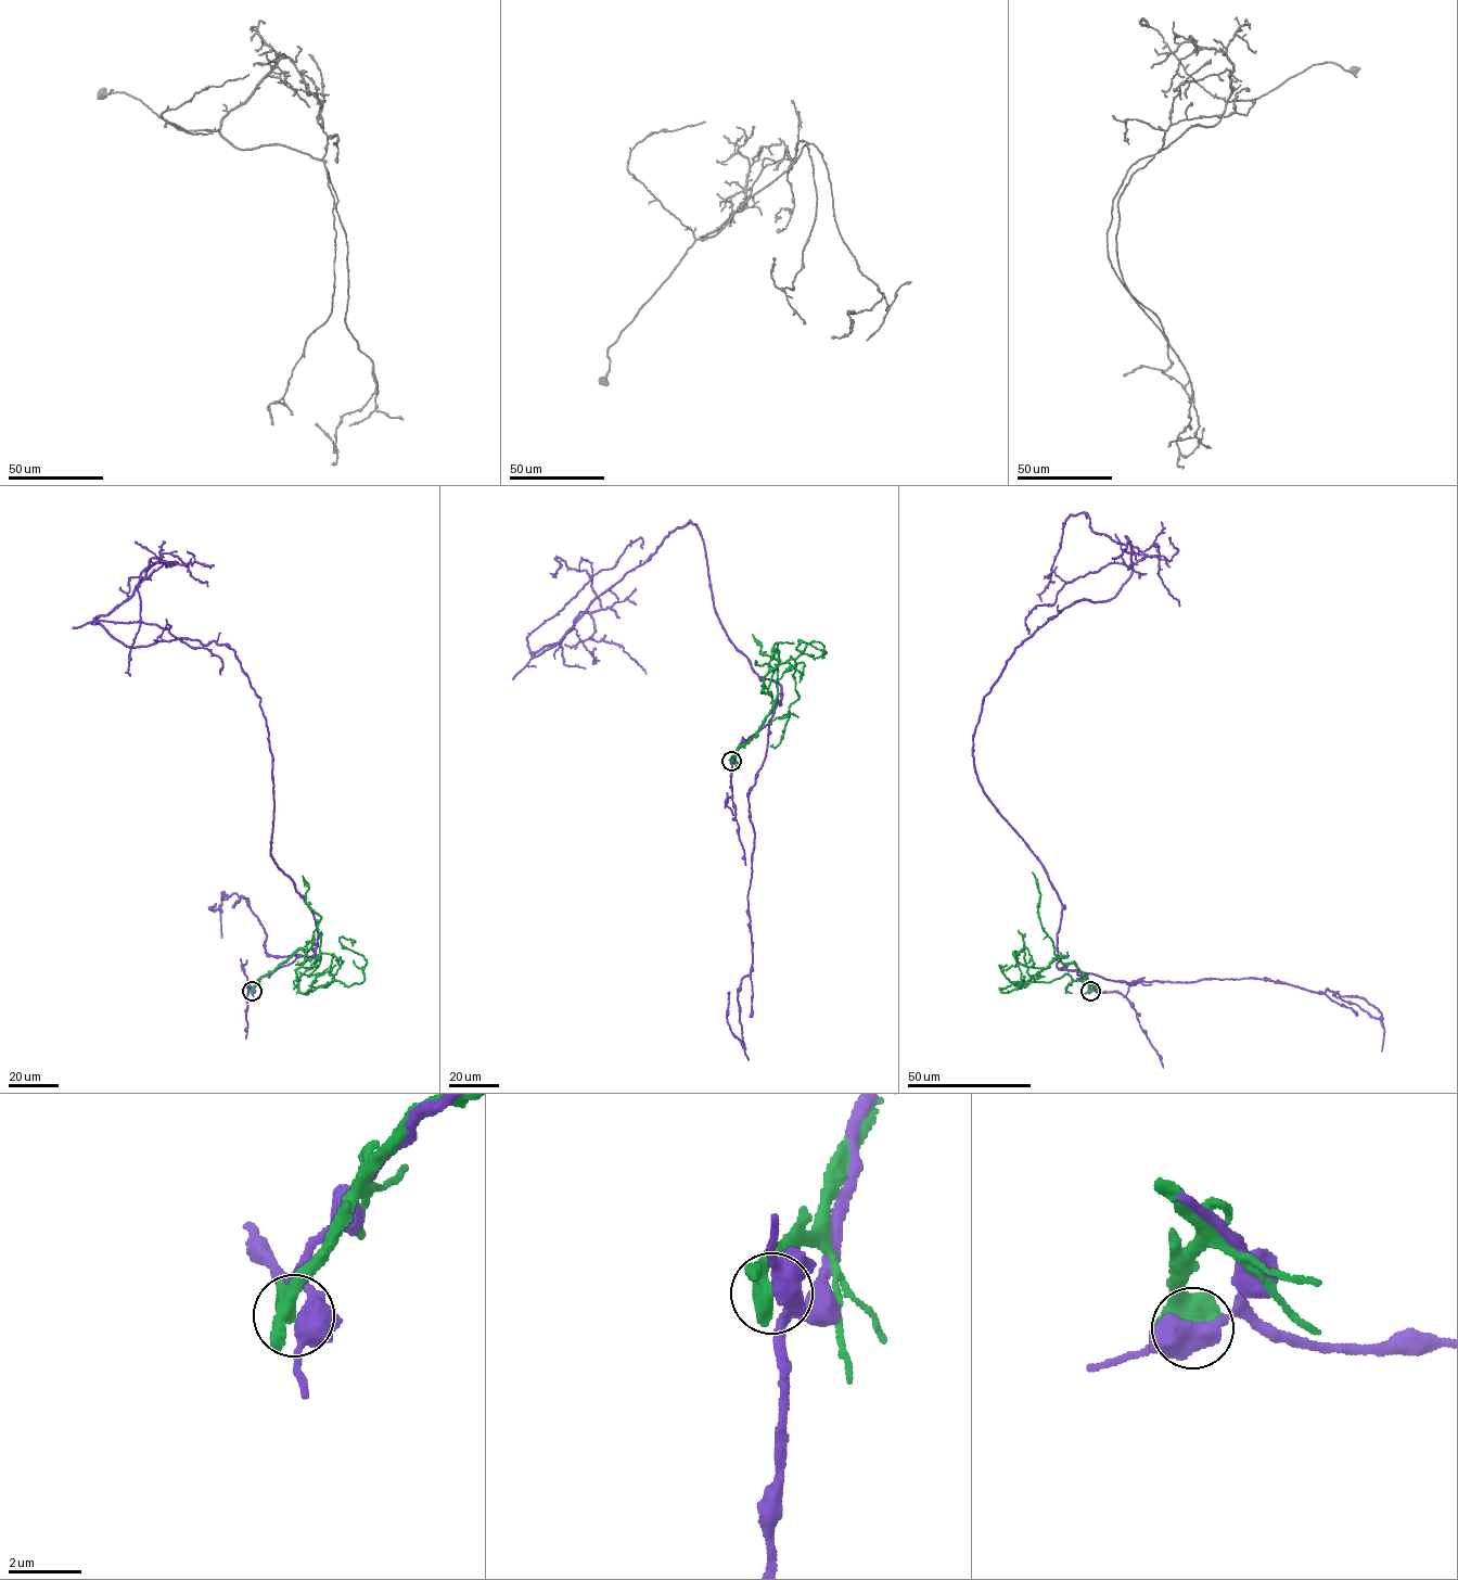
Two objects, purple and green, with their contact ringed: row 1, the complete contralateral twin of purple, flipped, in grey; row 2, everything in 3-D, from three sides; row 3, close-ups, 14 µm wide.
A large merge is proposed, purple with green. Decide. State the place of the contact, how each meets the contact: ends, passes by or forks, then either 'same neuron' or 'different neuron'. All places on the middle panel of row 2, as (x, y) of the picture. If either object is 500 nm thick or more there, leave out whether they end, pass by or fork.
(731, 761) | different neuron

